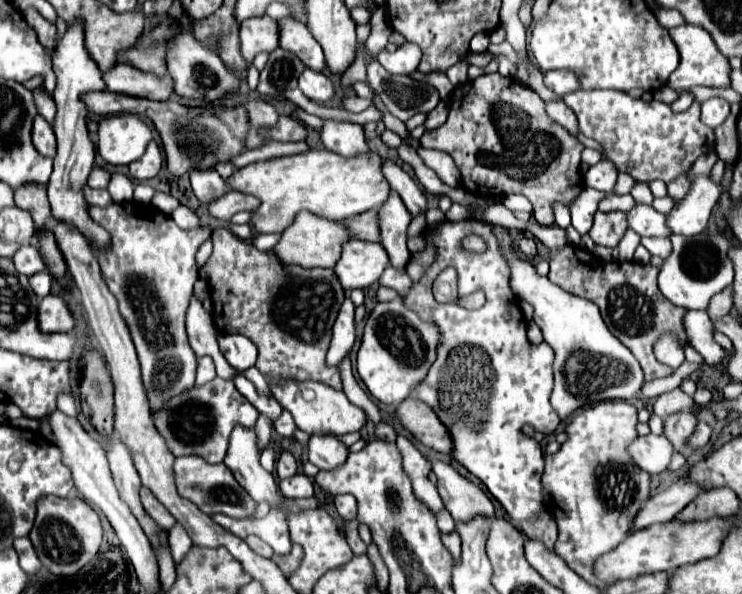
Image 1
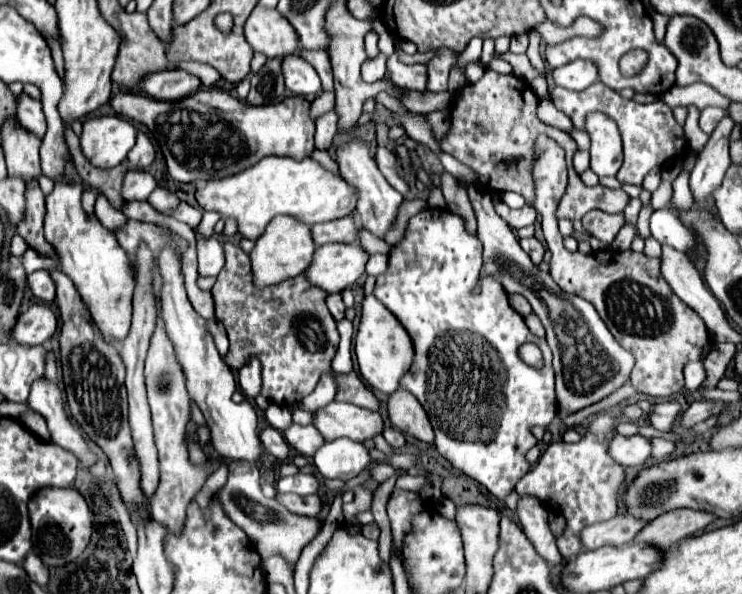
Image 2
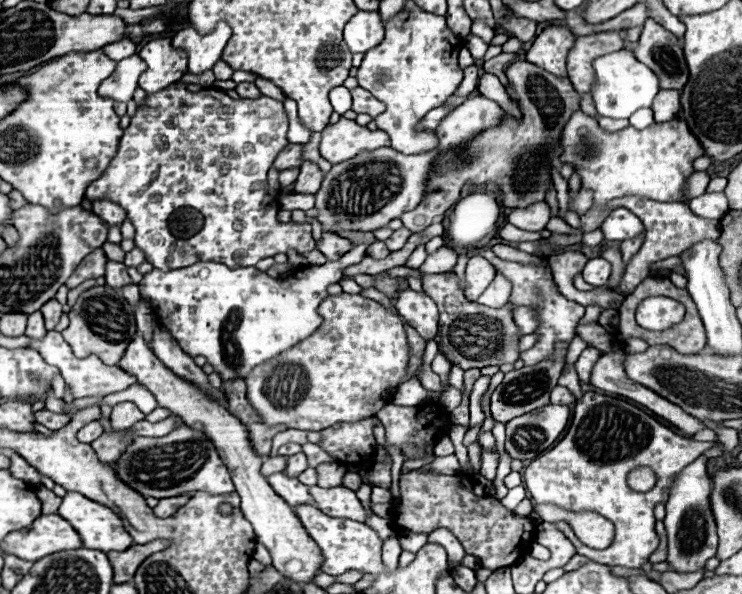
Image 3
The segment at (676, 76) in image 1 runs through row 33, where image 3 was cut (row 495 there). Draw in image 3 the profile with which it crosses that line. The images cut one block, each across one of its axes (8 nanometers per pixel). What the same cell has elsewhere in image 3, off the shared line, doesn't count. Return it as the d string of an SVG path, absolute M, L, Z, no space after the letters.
M698 458L686 468L682 468L680 474L674 476L670 486L670 498L668 498L668 524L664 520L664 526L668 528L668 564L670 570L686 574L686 572L698 572L704 568L706 560L716 556L718 550L718 536L716 536L716 524L710 510L710 496L712 482L706 472L706 458Z

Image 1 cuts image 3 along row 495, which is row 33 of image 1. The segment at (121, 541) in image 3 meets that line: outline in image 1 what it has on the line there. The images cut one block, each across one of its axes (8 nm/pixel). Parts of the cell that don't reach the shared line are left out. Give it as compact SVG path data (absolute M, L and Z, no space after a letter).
M74 24L74 28L66 30L62 42L58 44L58 48L54 52L52 68L56 74L54 102L58 108L56 122L54 122L58 152L54 158L54 172L52 172L50 184L48 184L48 200L52 204L52 216L56 220L64 220L64 222L72 224L86 238L90 238L94 242L94 246L104 248L104 246L108 246L110 234L104 228L100 228L98 224L94 226L94 222L90 222L88 212L86 212L86 200L82 196L82 186L86 184L86 178L94 166L96 152L94 152L94 142L90 140L88 128L86 128L88 110L82 104L80 96L84 92L90 92L90 90L104 90L106 86L102 84L102 72L98 70L94 60L90 60L90 54L86 52L86 48L82 44L82 30L78 28L78 24Z

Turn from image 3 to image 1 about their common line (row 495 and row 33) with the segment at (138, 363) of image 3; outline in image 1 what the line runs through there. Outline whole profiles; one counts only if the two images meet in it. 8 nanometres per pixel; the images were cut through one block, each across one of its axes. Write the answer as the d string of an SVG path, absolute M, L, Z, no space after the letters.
M270 16L248 18L240 24L240 54L252 62L258 52L272 52L278 48L278 24Z

